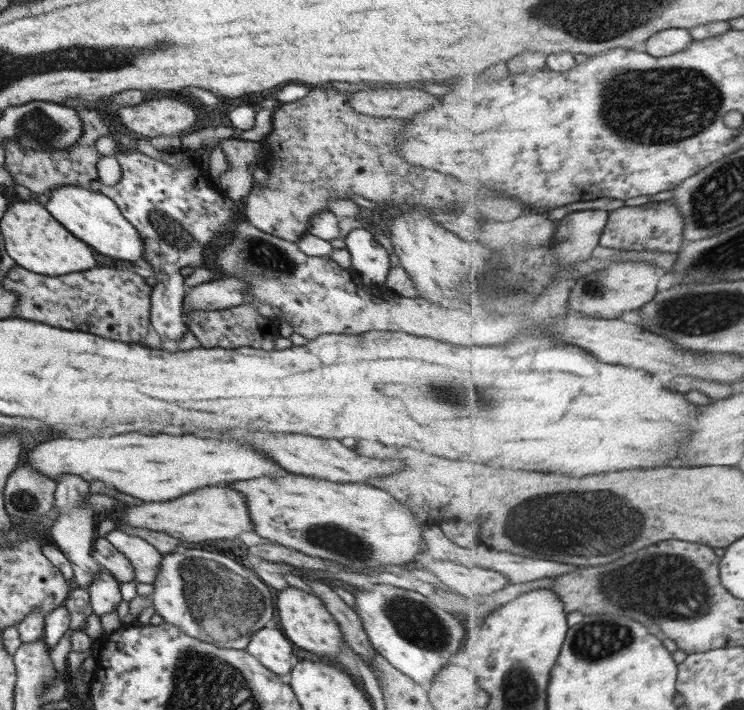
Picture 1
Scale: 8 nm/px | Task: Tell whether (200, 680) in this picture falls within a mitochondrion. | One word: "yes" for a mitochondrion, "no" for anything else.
yes

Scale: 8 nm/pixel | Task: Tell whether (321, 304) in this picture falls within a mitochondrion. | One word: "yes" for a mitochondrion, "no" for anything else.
no

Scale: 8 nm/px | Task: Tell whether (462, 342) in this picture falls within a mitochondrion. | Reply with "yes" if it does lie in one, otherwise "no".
no

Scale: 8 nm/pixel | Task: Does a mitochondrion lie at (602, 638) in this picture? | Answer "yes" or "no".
yes

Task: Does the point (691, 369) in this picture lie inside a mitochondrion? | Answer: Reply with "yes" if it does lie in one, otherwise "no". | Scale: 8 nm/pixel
no

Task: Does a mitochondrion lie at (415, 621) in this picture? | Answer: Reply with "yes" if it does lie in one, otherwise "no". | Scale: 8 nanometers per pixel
yes

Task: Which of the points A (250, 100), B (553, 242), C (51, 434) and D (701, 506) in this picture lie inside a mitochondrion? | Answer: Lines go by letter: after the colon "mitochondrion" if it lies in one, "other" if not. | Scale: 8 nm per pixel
A: other
B: other
C: other
D: other

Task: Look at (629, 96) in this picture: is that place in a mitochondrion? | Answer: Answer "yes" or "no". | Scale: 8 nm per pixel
yes

